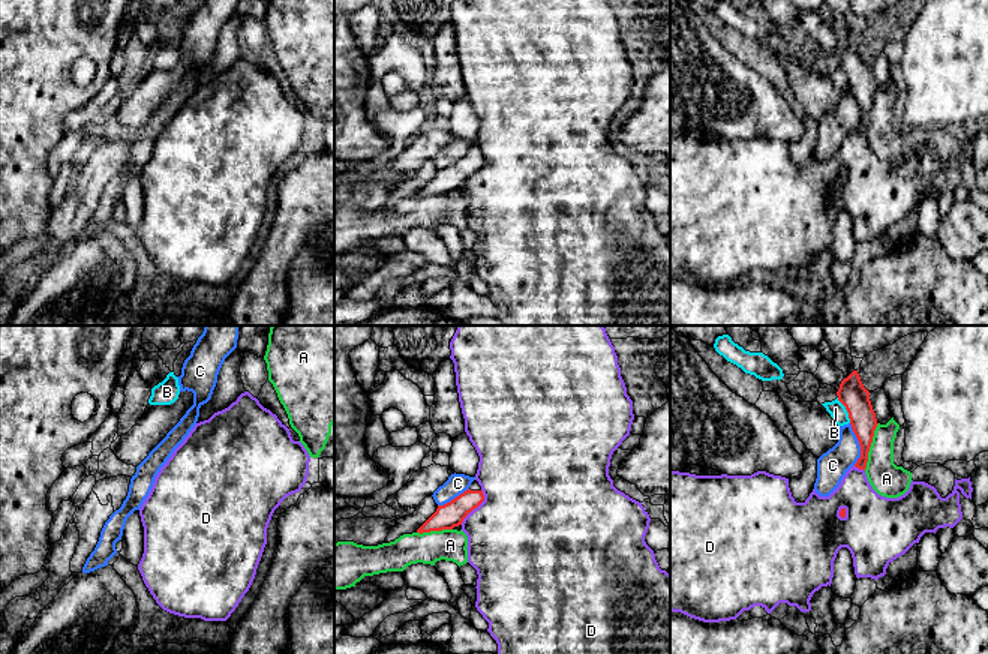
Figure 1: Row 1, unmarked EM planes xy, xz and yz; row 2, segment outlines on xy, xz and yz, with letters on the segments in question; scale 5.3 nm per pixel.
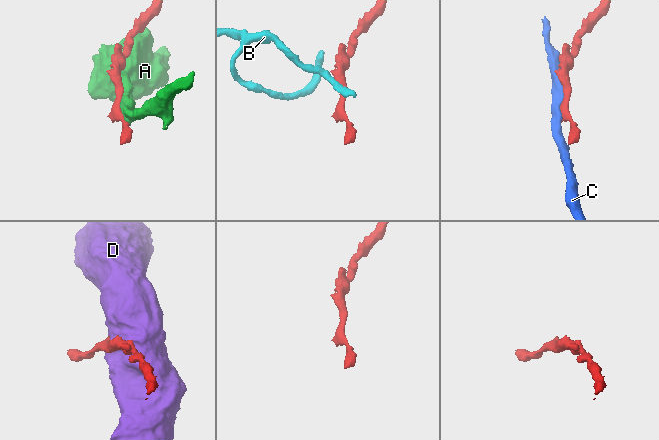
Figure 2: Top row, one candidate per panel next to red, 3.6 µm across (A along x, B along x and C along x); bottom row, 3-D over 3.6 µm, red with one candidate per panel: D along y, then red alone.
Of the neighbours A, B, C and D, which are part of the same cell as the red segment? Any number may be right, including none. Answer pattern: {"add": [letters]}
{"add": []}

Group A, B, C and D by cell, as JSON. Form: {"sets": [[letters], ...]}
{"sets": [["A"], ["B"], ["C"], ["D"]]}

